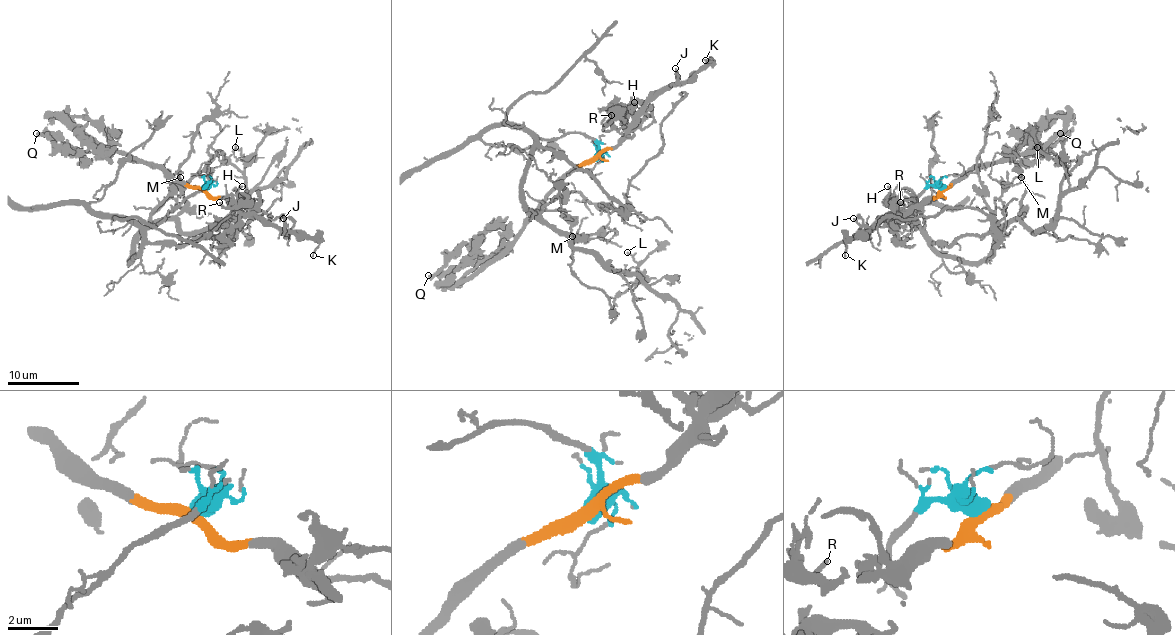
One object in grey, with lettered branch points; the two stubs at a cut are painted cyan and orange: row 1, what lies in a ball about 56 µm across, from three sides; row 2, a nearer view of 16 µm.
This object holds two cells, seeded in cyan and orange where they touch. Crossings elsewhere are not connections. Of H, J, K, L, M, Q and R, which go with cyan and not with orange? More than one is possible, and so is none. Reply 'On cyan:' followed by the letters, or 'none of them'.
On cyan: L, M

